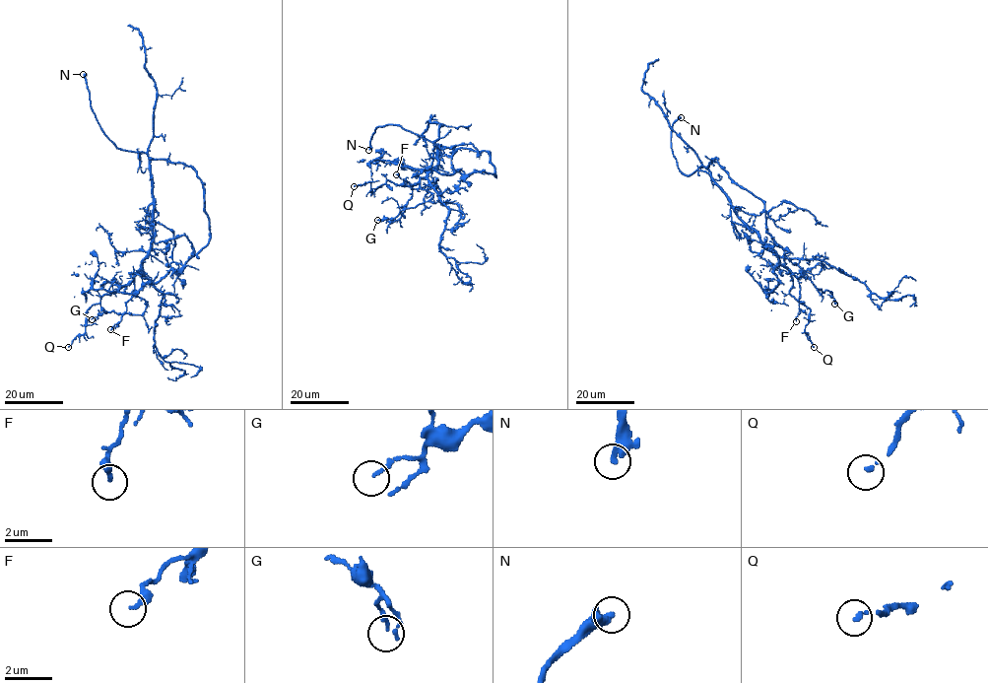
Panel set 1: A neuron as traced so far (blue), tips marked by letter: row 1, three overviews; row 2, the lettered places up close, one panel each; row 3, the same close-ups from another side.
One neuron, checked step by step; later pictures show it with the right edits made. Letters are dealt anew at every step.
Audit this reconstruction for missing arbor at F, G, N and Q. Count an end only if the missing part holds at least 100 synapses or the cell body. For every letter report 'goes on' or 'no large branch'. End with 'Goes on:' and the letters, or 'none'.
F: no large branch
G: no large branch
N: goes on
Q: no large branch
Goes on: N

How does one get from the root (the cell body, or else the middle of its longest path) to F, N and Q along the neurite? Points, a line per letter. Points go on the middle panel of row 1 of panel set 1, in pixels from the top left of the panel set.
F: (437, 146), (435, 145), (437, 166), (421, 179), (420, 187), (412, 189), (412, 184), (396, 174)
N: (437, 146), (390, 124), (376, 127), (368, 150)
Q: (437, 146), (435, 145), (437, 166), (417, 182), (405, 186), (388, 180), (371, 195), (370, 182), (354, 186)

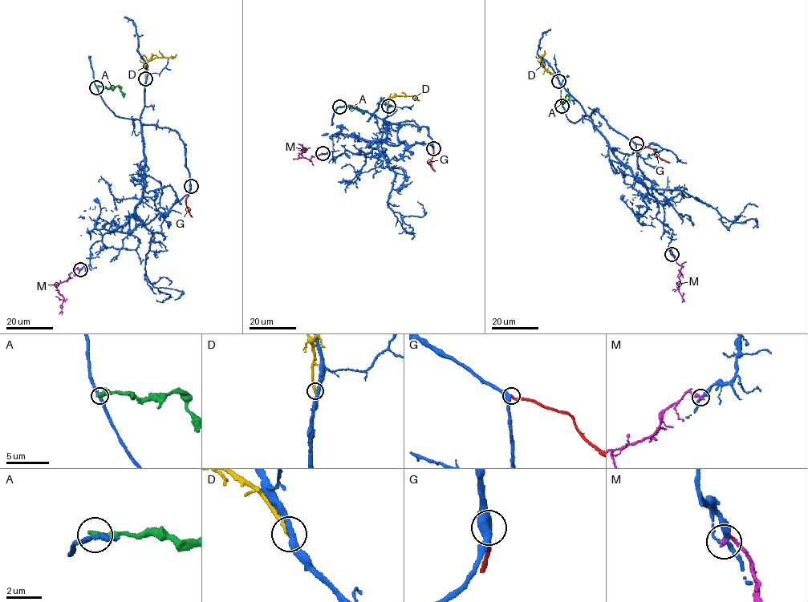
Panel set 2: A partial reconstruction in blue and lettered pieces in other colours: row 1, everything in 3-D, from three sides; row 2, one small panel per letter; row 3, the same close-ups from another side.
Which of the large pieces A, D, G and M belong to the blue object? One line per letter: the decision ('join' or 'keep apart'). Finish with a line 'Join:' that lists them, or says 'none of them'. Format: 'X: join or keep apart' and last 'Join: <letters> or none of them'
A: keep apart
D: keep apart
G: join
M: keep apart
Join: G

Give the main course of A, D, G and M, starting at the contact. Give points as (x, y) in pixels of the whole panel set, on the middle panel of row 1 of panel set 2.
A: (339, 107), (356, 107), (363, 113), (367, 111)
D: (388, 106), (387, 99), (398, 95), (414, 95), (419, 100)
G: (433, 148), (429, 164), (435, 171)
M: (322, 153), (310, 159), (298, 154), (306, 150), (305, 147), (305, 150)

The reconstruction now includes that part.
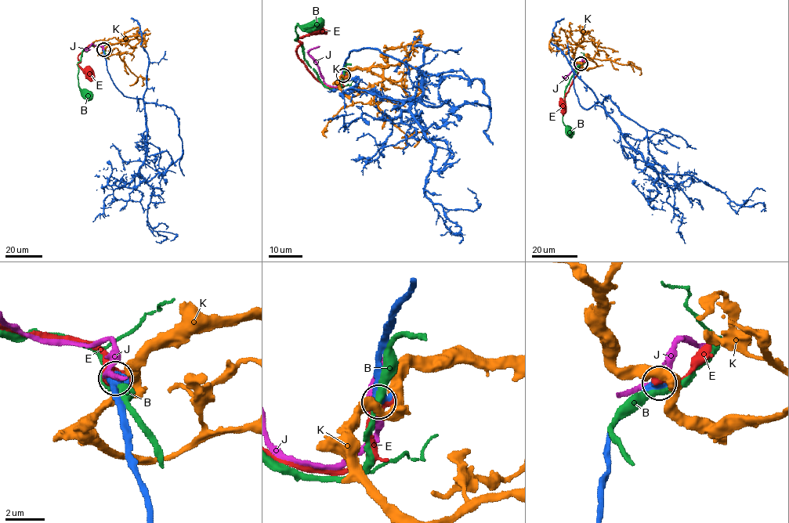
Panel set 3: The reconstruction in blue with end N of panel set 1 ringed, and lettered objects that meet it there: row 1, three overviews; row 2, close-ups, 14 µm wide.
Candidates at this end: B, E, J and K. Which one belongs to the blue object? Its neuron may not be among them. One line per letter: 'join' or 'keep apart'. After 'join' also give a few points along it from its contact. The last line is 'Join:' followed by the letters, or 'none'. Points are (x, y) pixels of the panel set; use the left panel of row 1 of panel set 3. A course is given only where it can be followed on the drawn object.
B: keep apart
E: join; course (103, 49), (101, 46), (92, 45), (78, 55), (78, 65), (89, 73)
J: keep apart
K: keep apart
Join: E

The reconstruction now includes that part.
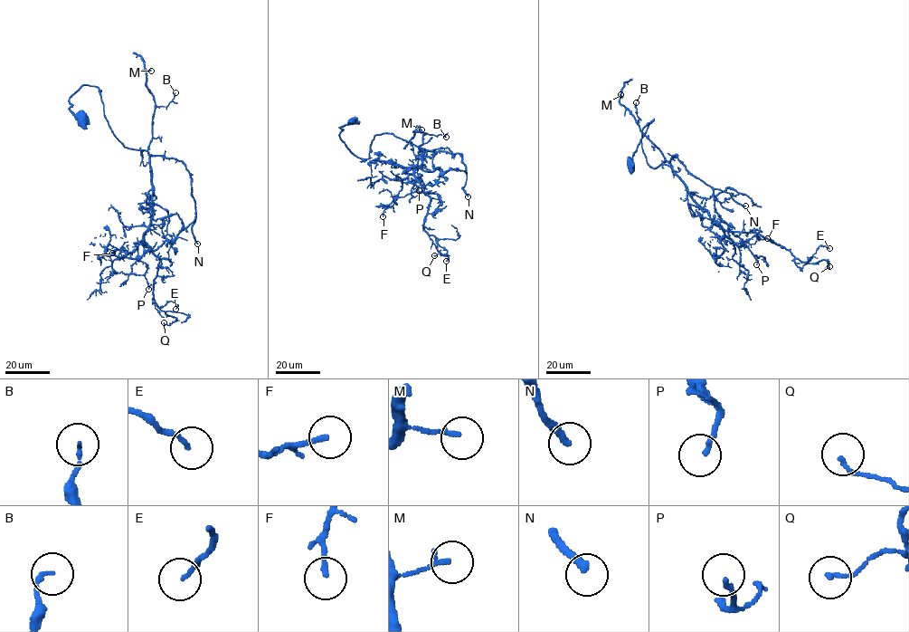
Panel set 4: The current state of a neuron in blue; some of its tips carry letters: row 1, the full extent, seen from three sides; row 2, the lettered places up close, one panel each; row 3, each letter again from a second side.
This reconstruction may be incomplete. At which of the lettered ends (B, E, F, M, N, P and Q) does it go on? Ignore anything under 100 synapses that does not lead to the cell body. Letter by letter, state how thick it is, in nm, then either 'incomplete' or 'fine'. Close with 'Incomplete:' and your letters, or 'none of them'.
B: 130 nm | fine
E: 130 nm | fine
F: 140 nm | fine
M: 150 nm | fine
N: 240 nm | incomplete
P: 160 nm | fine
Q: 120 nm | fine
Incomplete: N

